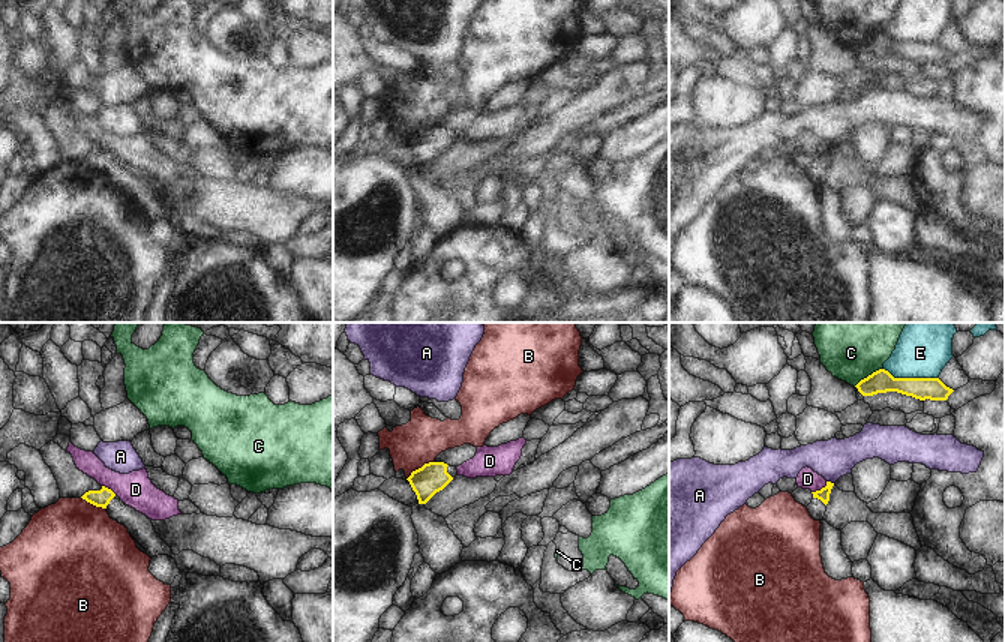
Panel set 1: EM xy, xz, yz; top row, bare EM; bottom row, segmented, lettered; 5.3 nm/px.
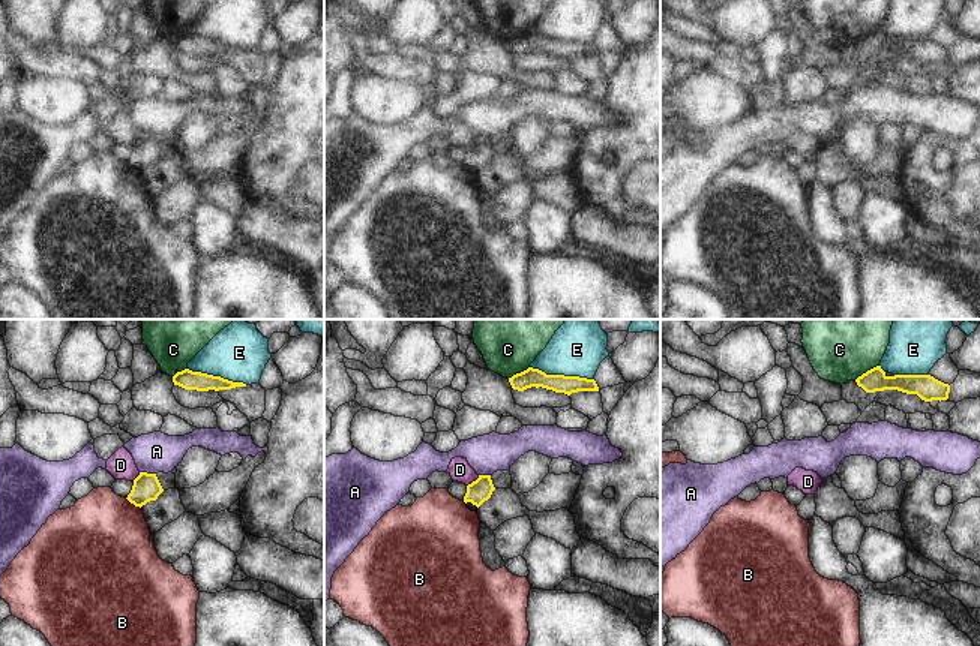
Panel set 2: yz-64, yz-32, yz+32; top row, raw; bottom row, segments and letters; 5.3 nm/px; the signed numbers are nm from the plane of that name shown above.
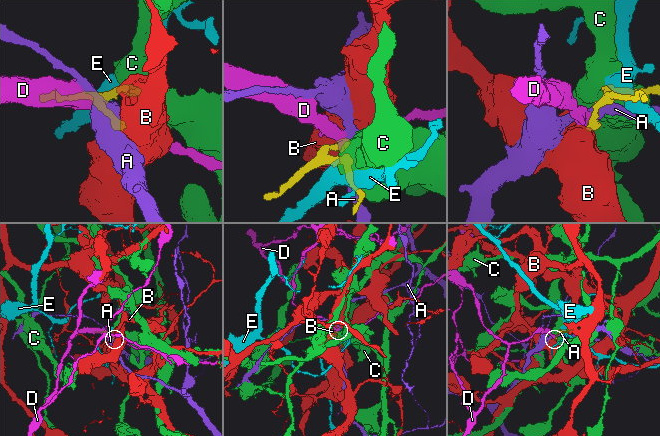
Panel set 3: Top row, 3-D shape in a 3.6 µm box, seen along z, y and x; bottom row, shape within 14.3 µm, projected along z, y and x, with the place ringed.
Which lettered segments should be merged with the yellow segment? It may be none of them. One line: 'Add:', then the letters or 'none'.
Add: none

